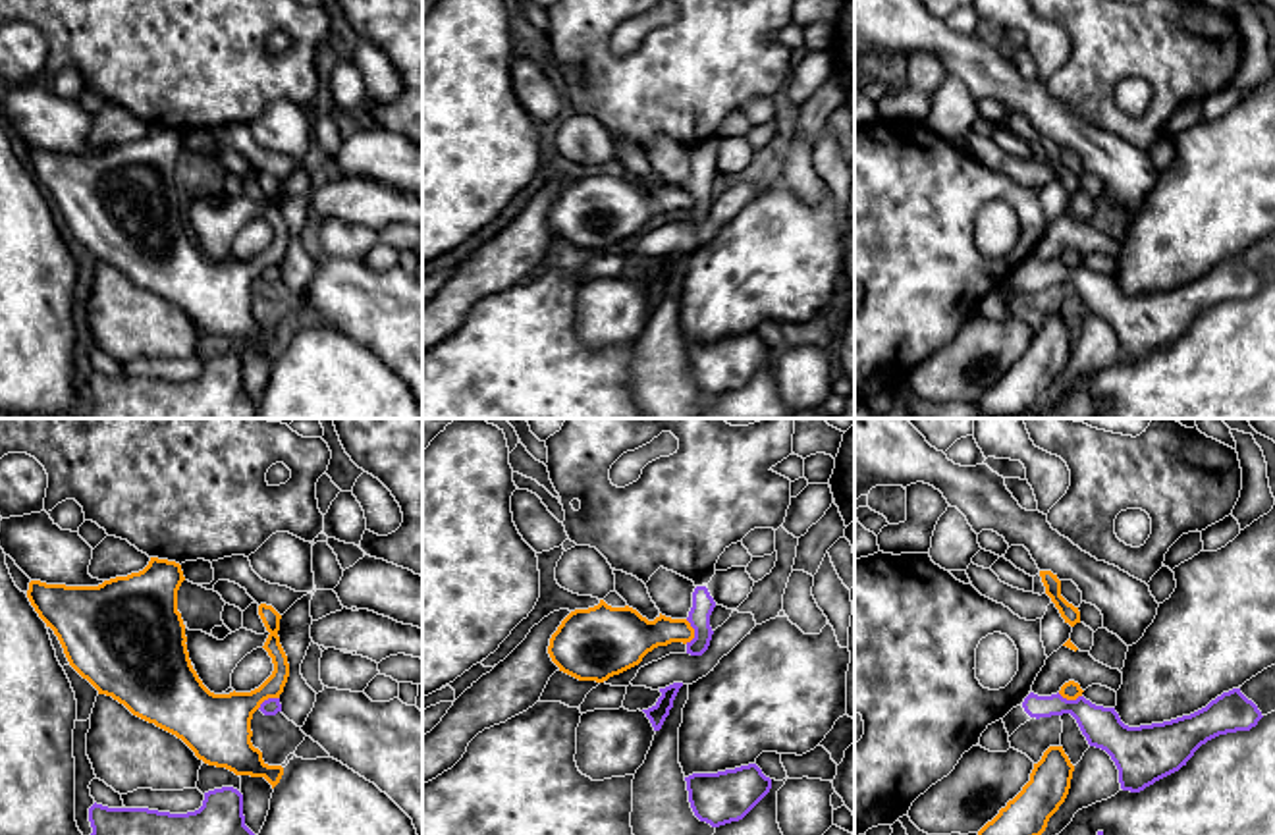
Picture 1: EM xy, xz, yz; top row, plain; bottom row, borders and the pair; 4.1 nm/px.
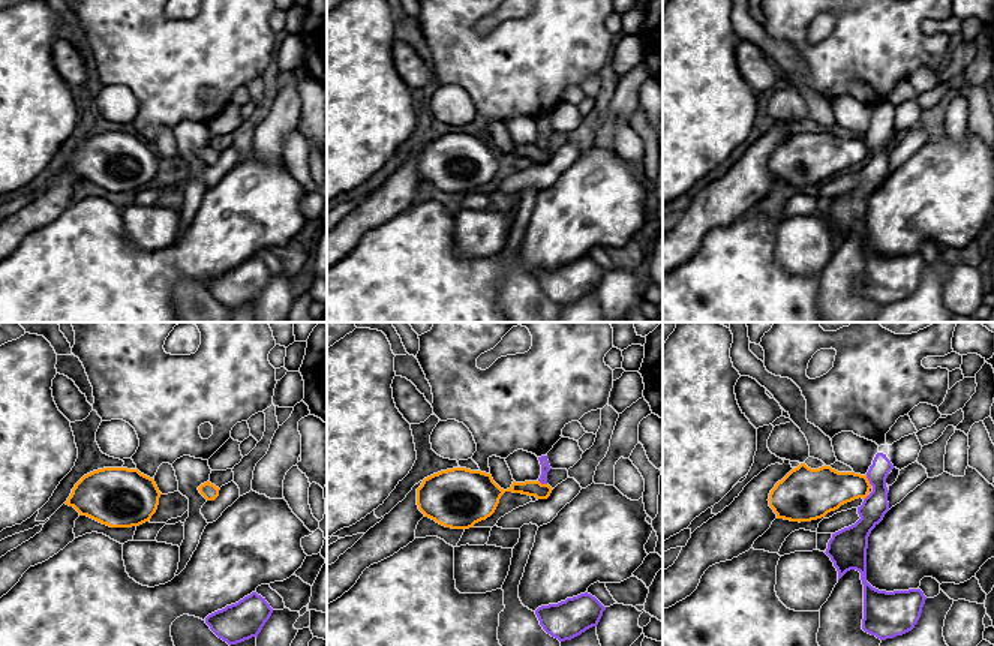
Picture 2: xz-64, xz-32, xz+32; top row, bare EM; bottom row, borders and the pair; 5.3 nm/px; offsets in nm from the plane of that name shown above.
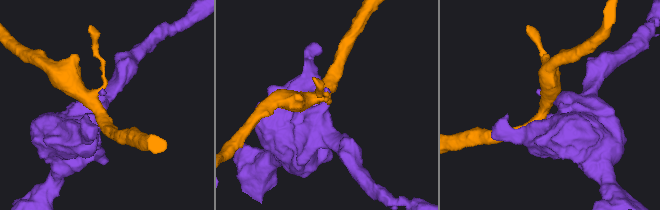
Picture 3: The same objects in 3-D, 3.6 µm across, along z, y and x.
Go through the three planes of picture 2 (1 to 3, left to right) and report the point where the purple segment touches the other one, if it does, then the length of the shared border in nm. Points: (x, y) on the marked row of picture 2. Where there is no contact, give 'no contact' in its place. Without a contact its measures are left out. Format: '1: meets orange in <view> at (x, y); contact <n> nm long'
1: no contact
2: meets orange in xz-32 at (543, 484); contact 50 nm long
3: meets orange in xz+32 at (867, 480); contact 70 nm long

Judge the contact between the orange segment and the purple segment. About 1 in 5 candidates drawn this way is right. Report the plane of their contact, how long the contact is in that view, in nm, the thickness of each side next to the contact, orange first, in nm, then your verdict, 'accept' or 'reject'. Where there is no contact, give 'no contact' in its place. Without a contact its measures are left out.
contact in xz; length 110 nm; calibres 180 and 100 nm; reject

